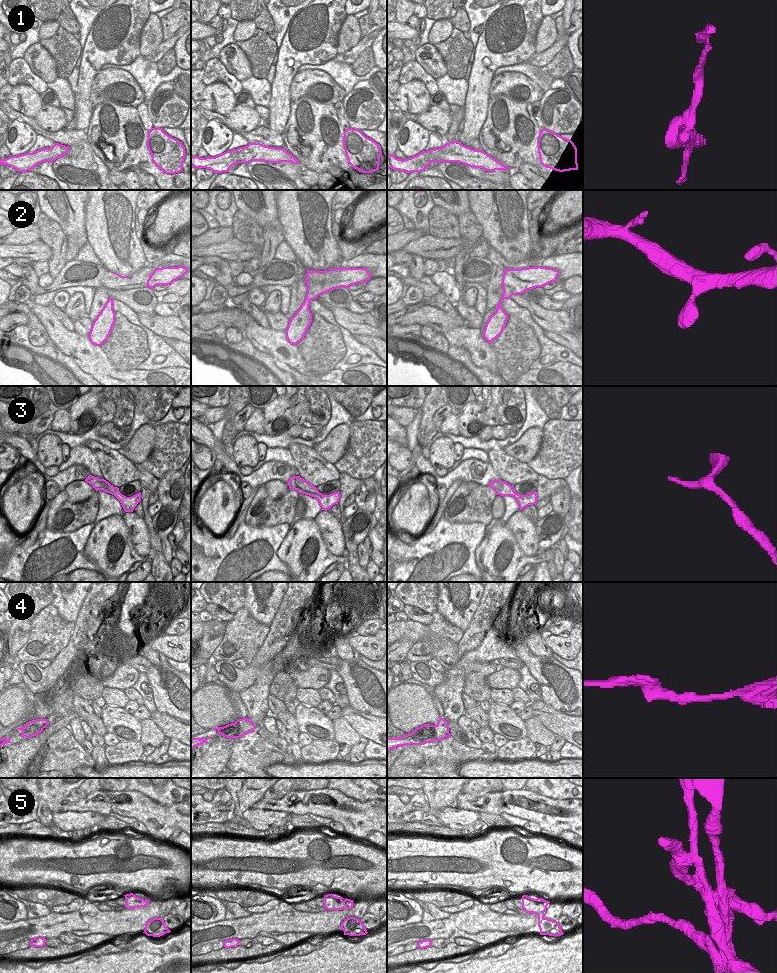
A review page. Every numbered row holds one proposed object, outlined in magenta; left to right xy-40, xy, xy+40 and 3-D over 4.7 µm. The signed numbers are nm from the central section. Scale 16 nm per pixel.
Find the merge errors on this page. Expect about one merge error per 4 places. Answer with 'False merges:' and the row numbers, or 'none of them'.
False merges: 1, 5

